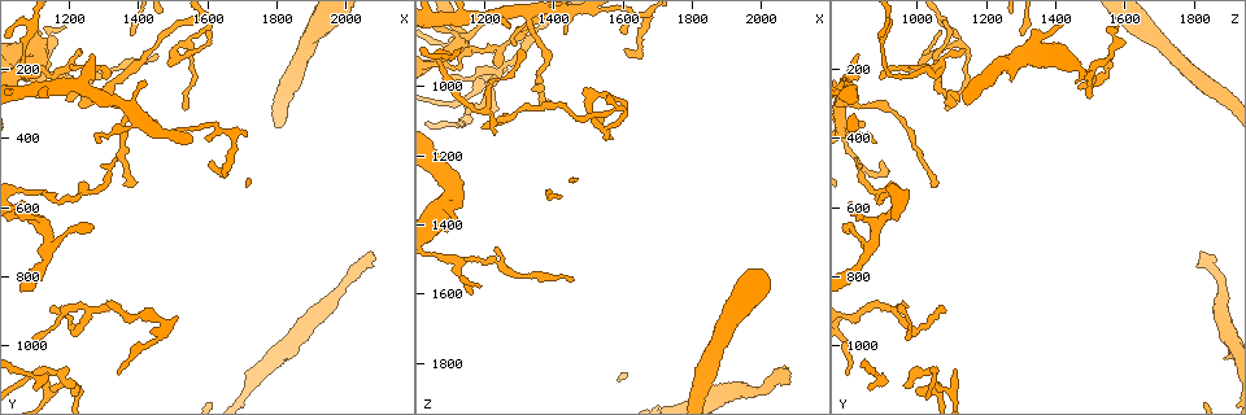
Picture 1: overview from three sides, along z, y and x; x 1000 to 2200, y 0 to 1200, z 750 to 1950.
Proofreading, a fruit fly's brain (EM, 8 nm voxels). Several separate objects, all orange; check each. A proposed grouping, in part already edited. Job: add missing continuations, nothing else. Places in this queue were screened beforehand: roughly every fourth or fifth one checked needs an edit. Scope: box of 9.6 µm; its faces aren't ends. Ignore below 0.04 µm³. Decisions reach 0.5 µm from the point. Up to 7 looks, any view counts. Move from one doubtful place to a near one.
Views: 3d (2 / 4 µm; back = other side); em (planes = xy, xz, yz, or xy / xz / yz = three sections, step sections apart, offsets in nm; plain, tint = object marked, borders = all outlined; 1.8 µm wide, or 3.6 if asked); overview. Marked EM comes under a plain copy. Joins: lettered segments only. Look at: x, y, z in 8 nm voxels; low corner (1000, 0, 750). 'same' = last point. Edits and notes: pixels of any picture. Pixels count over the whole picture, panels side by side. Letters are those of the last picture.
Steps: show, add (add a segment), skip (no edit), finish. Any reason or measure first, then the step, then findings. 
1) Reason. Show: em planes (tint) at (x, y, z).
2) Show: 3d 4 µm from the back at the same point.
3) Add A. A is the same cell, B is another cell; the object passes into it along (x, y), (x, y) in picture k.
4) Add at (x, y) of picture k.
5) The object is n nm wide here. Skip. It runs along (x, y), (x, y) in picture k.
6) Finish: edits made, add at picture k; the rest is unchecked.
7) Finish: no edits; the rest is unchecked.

Show: 3d 2 µm at (1140, 880, 1080).

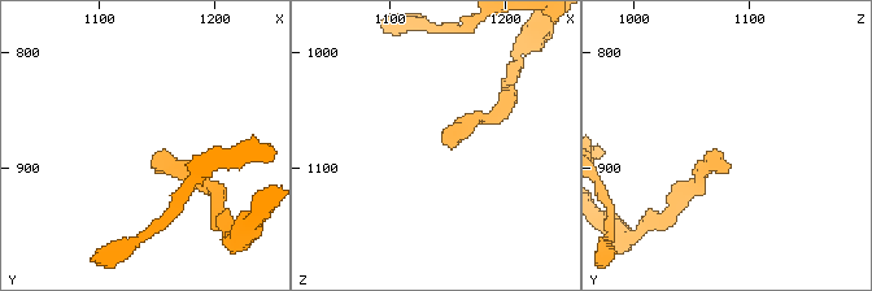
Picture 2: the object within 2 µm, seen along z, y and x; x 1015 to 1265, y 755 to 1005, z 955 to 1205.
Show: em planes (borders) at (1148, 892, 1078).

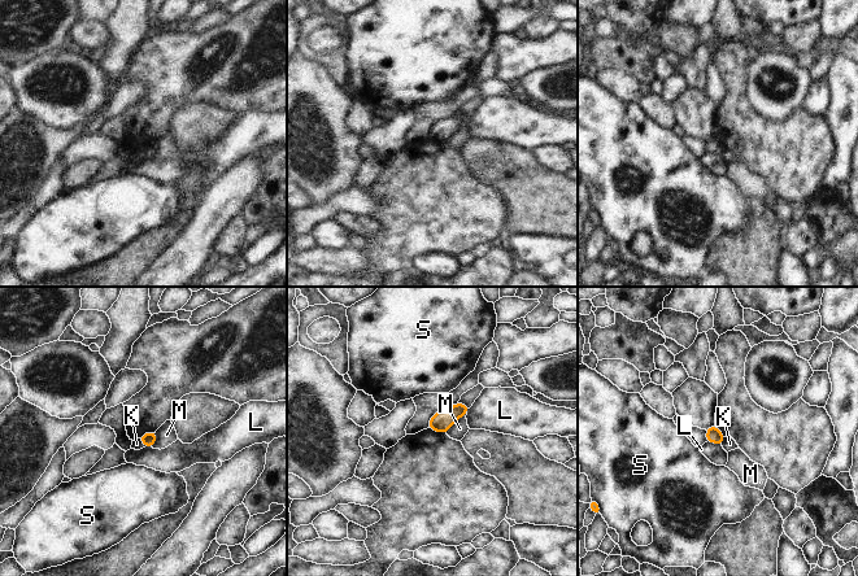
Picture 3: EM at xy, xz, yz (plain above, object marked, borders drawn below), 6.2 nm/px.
Skip. K, L, M and S are other cells; a border runs along (138, 437), (144, 446) in picture 3; no lettered segment goes on from it.

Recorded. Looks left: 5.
Free end. Show: 3d 4 µm at (1430, 360, 850).

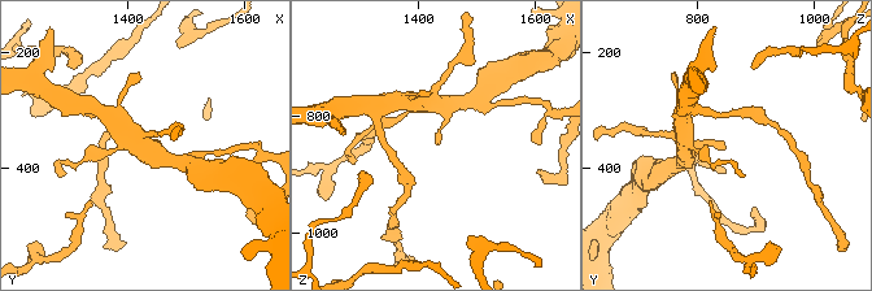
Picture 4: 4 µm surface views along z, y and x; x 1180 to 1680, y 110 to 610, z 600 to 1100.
Show: em planes (borders) at (1430, 365, 850).

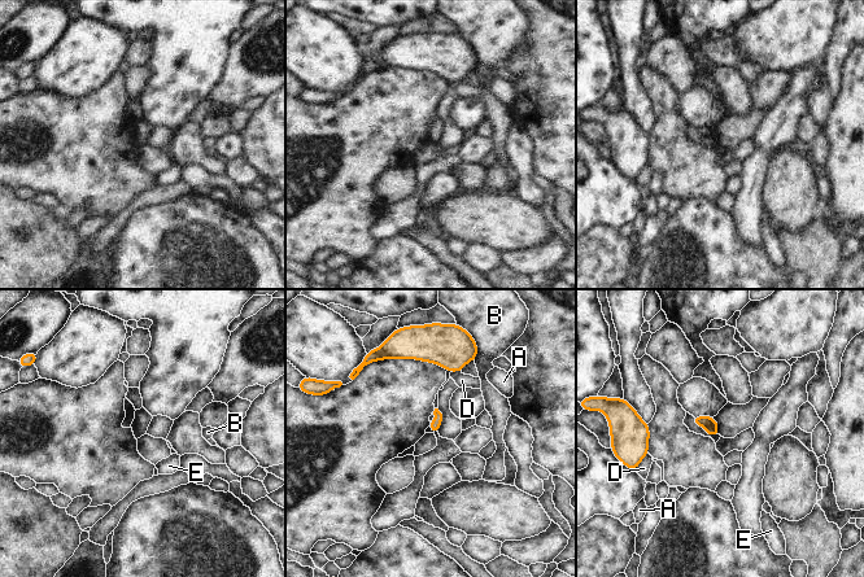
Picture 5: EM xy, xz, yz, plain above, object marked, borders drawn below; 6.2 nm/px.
The longest contact is with D, 120 nm. Skip. A, B, D and E are other cells; a border runs along (648, 453), (637, 467) in picture 5; none of them fits.

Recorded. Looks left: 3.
Thin end. Show: 3d 4 µm at (1450, 170, 1560).

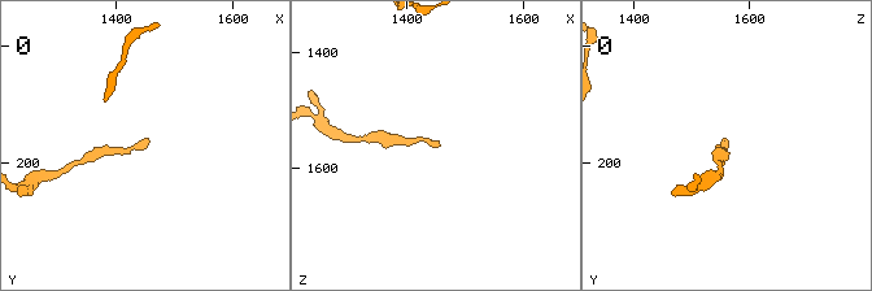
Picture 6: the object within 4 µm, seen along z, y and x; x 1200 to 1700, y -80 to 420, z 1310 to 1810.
Now the EM. Show: em planes (tint) at (1455, 155, 1550).

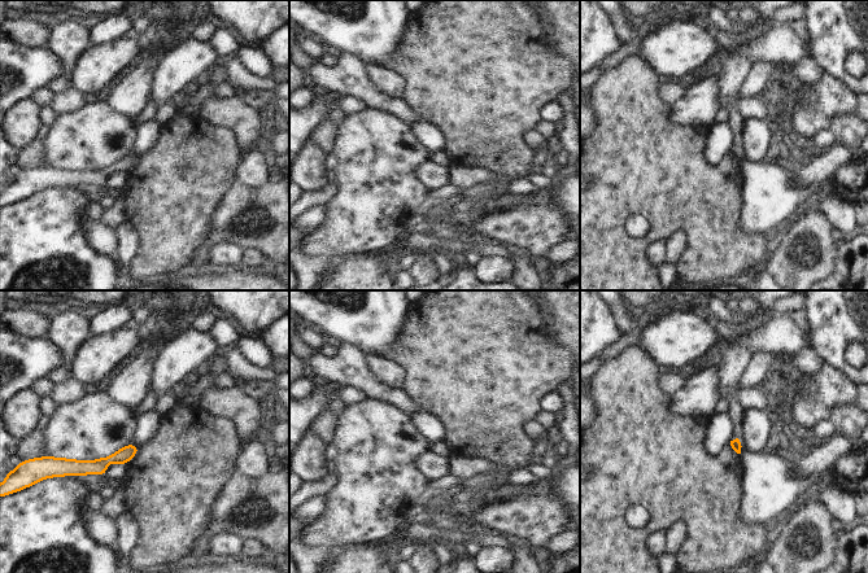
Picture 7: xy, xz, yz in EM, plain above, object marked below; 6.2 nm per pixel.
Show: em planes (borders) at the same point.

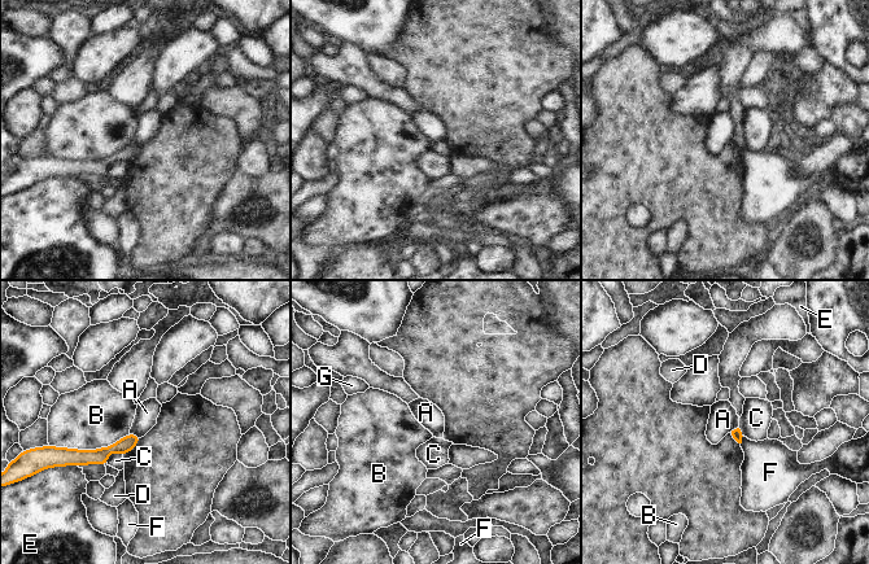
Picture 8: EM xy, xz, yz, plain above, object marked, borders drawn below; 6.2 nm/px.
Skip. A, B, C, D, E, F and G are other cells; it runs along (136, 438), (100, 455), (73, 453) in picture 8; no lettered segment goes on from it.

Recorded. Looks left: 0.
Finish: no edits; the rest is unchecked.

